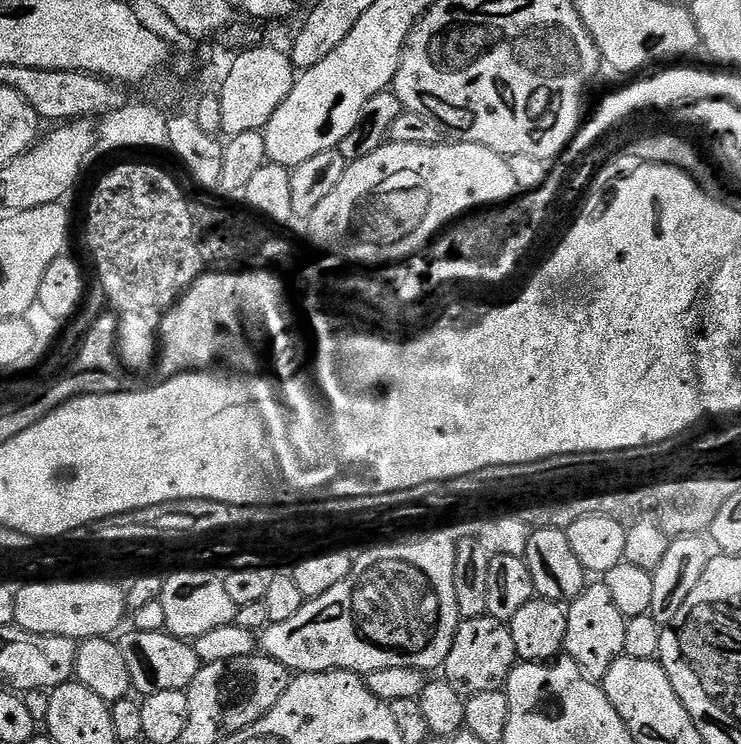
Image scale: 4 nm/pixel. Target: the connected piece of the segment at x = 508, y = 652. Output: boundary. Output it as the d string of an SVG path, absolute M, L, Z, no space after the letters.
M490 615L479 616L461 620L454 634L454 646L450 646L450 654L444 663L442 676L450 686L454 686L454 690L458 690L460 696L467 698L474 694L486 694L486 690L503 689L517 663L511 627Z

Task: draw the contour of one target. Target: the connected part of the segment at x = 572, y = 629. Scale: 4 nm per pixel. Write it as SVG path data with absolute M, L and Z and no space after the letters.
M603 582L589 583L584 593L567 605L566 611L568 625L564 652L567 659L579 666L587 680L604 681L606 670L610 670L618 657L624 655L628 620L622 610L614 606L614 598L610 598L610 590L606 590Z

